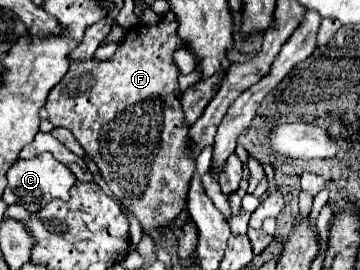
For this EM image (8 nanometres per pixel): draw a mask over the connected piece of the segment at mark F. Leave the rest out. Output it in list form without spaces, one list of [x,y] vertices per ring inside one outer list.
[[[177,19],[159,25],[135,25],[125,33],[109,61],[73,61],[67,75],[51,89],[45,103],[49,121],[55,127],[67,127],[75,135],[87,157],[97,163],[113,195],[137,217],[143,231],[151,237],[167,231],[167,223],[187,205],[187,191],[195,173],[195,159],[189,153],[189,127],[183,119],[181,91],[177,85],[179,69],[173,63],[173,53],[185,47],[183,39],[177,35],[177,27]]]

